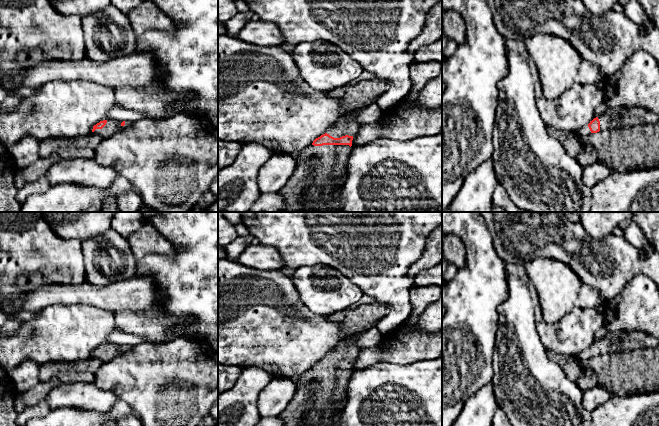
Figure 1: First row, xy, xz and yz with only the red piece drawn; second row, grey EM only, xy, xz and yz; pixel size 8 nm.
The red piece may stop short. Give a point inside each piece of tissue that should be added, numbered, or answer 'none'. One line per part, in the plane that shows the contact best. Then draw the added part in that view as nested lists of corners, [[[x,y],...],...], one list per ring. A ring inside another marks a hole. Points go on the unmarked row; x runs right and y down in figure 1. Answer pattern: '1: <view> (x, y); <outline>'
1: xz (347, 349); [[[350,337],[347,340],[340,341],[335,349],[327,355],[327,358],[334,362],[340,362],[345,359],[355,360],[360,352],[360,348]]]
2: xz (319, 392); [[[310,369],[302,374],[296,382],[296,393],[286,409],[278,416],[284,426],[324,426],[325,417],[330,417],[343,400],[350,376],[349,369]]]

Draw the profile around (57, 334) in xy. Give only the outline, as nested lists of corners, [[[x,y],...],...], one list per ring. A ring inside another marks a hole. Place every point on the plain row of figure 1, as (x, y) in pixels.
[[[83,303],[50,305],[38,311],[34,318],[21,323],[15,332],[0,331],[0,368],[10,374],[26,360],[39,365],[85,361],[93,357],[94,349],[108,344],[113,331],[120,331],[113,312]]]

